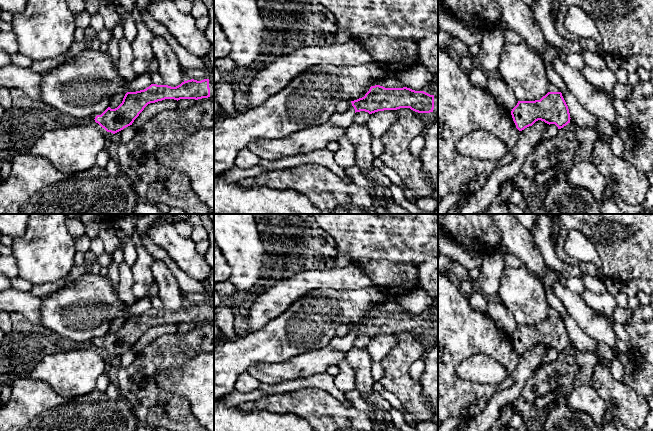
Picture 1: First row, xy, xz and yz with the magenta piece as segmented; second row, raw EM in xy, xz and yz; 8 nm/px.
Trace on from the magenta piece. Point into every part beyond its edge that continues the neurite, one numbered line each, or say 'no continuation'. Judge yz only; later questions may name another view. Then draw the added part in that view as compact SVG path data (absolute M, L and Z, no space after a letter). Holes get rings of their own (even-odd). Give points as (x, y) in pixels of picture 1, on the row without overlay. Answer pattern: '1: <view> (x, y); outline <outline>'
no continuation

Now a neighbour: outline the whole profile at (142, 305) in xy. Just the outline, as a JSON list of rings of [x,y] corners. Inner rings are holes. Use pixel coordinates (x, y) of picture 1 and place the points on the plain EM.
[[[152,283],[147,295],[144,298],[137,299],[136,303],[130,306],[127,316],[136,316],[144,314],[152,308],[151,297],[158,294],[158,286]]]

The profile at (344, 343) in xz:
[[[350,326],[350,330],[346,336],[334,336],[332,340],[330,341],[330,345],[342,352],[347,352],[352,346],[353,346],[353,341],[355,339],[355,333],[352,330],[352,327]]]

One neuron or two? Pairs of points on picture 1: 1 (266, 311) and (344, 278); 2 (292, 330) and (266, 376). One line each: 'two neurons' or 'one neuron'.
1: one neuron
2: two neurons

